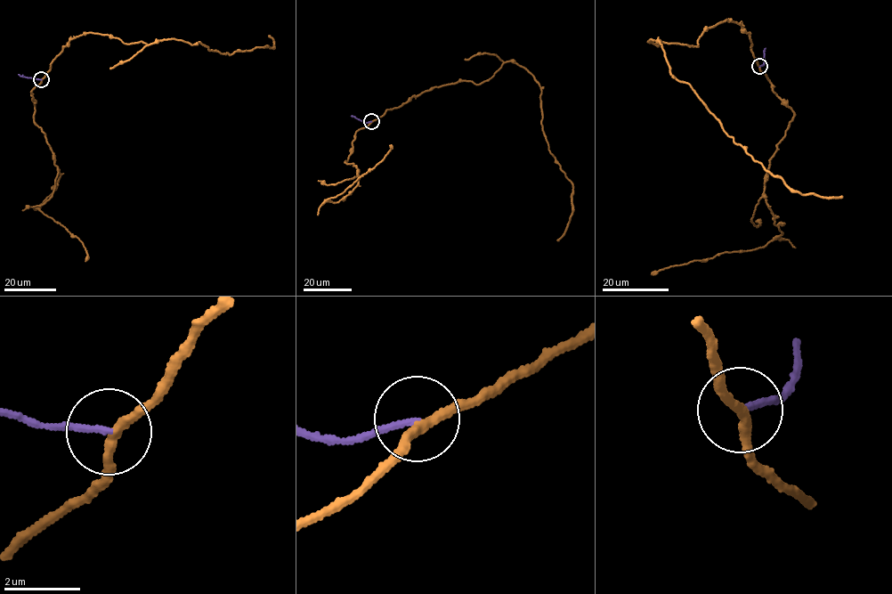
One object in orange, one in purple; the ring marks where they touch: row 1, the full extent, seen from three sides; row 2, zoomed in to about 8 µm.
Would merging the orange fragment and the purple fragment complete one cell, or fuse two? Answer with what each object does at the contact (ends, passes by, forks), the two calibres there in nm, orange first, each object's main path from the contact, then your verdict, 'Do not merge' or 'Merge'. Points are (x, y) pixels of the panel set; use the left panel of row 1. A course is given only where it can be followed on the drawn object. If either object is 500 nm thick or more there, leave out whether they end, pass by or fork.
At the ring orange passes by. At the ring purple ends. Thickness 240 nm (orange) against 140 nm. Course of orange: (41, 79), (70, 39), (89, 32), (127, 44), (198, 42), (230, 54), (274, 46), (269, 36). Course of purple: (41, 79), (18, 74). Do not merge

